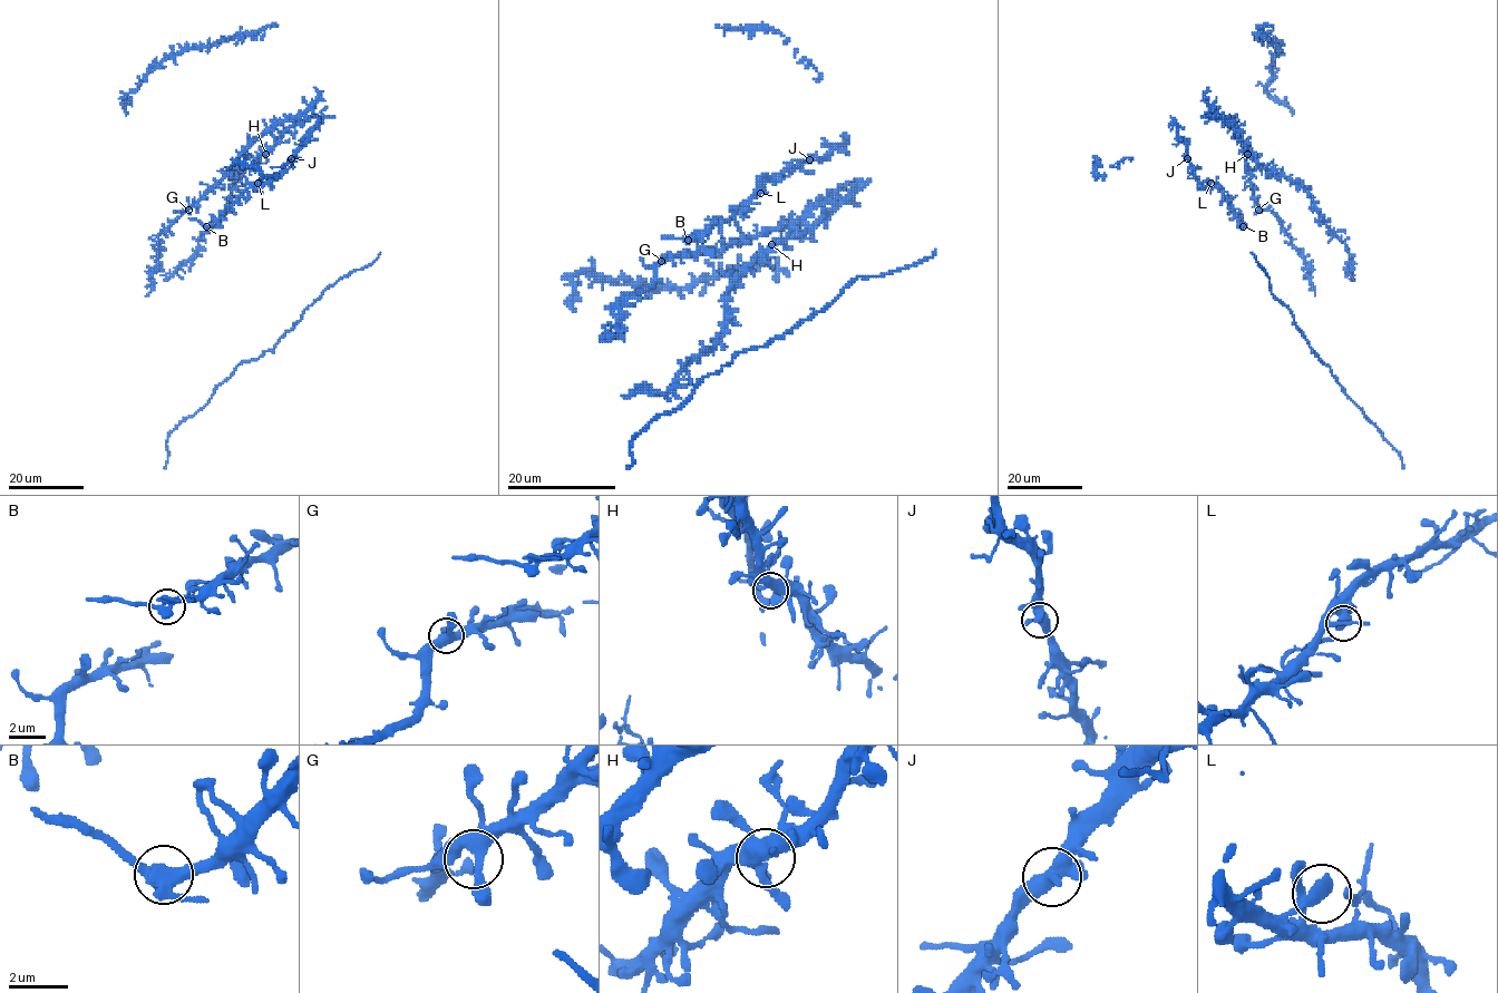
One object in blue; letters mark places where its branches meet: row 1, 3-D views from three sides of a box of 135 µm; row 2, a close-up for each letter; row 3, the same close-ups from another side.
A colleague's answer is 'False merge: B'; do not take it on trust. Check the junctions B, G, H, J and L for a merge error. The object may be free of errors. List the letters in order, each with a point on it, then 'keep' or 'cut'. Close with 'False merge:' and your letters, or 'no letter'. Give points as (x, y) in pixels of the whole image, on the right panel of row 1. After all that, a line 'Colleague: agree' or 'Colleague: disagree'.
B: (1243, 226) | cut
G: (1258, 210) | keep
H: (1247, 154) | keep
J: (1187, 158) | keep
L: (1210, 183) | keep
False merge: B
Colleague: agree

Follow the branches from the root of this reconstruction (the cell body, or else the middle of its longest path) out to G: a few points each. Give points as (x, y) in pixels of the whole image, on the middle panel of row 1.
G: (772, 246), (793, 237), (798, 230), (764, 230), (754, 237), (736, 239), (721, 249), (679, 253), (661, 261)

